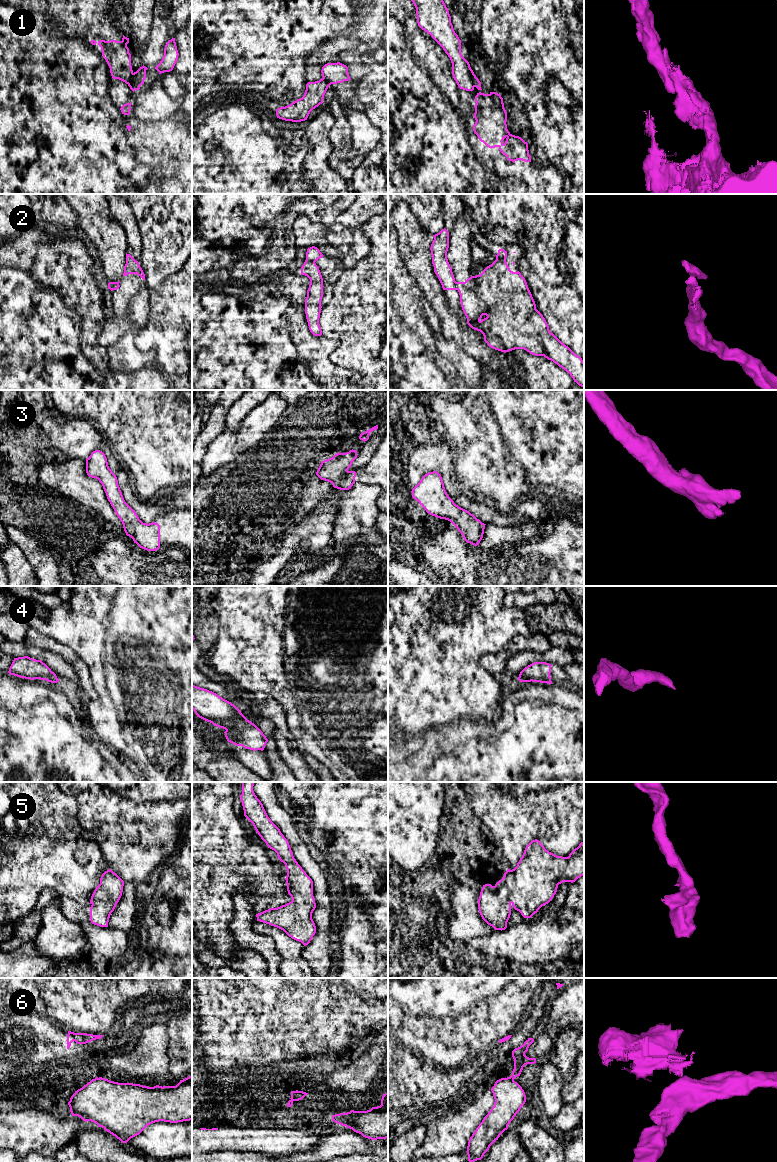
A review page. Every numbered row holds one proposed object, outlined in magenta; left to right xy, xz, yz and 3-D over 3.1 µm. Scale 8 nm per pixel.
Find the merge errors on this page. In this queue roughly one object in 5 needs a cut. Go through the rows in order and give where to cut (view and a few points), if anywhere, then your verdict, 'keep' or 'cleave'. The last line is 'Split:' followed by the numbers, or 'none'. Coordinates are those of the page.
1: cut yz (470, 69), (474, 86); cleave
2: cut xz (305, 260), (314, 263); cleave
3: cut none; keep
4: cut none; keep
5: cut none; keep
6: cut yz (508, 1077), (513, 1080); cleave
Split: 1, 2, 6

